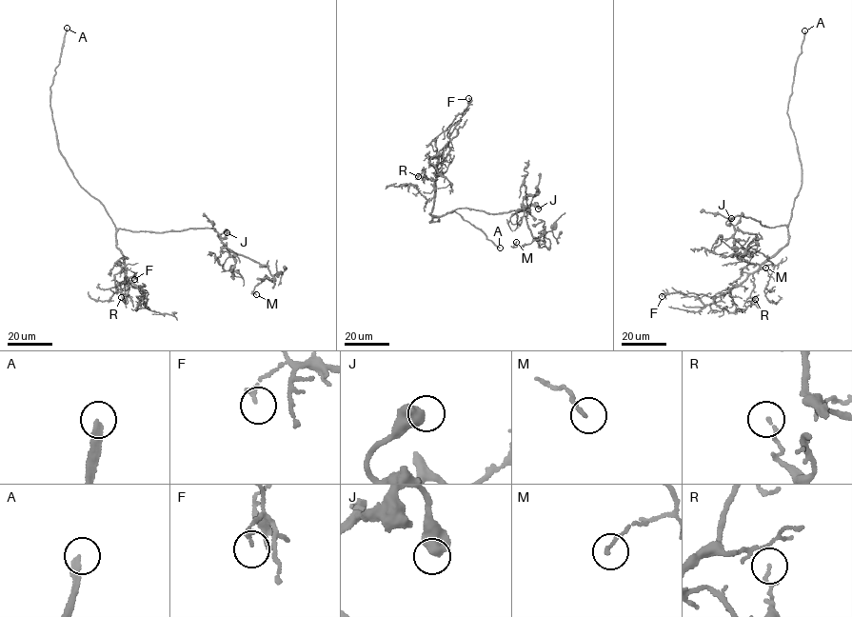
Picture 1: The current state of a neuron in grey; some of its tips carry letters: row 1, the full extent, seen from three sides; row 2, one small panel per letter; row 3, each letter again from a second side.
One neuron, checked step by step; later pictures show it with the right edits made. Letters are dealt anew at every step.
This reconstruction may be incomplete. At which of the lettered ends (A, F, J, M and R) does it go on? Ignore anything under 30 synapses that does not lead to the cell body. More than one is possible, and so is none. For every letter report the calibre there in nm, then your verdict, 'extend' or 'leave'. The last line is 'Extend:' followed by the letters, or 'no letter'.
A: 240 nm | extend
F: 190 nm | leave
J: 650 nm | leave
M: 130 nm | leave
R: 120 nm | leave
Extend: A

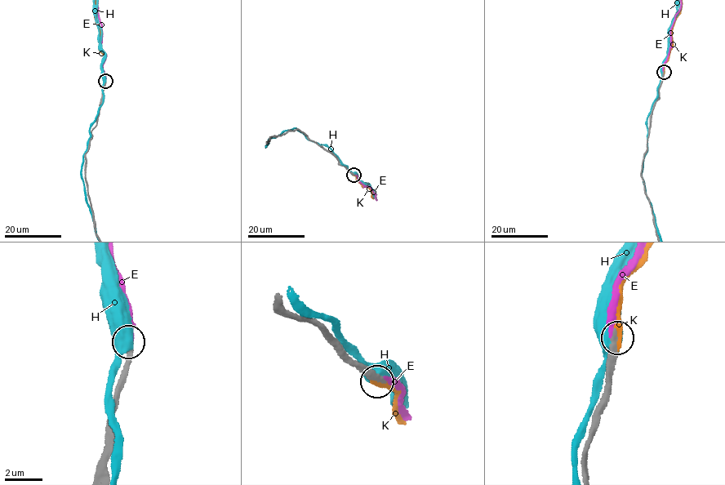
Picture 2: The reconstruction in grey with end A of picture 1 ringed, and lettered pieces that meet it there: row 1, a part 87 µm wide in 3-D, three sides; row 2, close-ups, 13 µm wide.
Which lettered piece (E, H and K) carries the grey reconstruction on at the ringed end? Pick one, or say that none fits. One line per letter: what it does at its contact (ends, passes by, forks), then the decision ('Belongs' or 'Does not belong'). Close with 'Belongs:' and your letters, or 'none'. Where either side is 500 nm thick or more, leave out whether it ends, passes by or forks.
E: It ends there. Does not belong
H: Does not belong
K: It ends there. Belongs
Belongs: K

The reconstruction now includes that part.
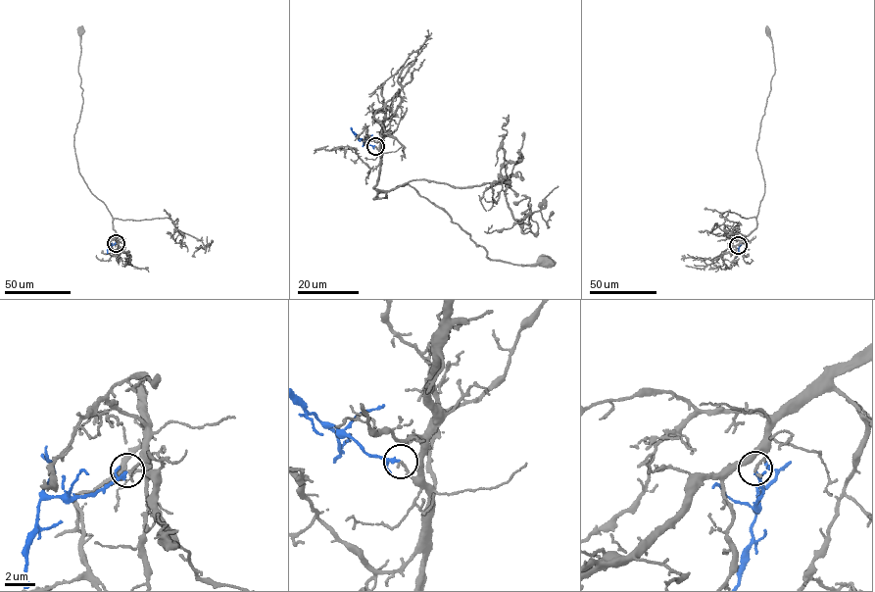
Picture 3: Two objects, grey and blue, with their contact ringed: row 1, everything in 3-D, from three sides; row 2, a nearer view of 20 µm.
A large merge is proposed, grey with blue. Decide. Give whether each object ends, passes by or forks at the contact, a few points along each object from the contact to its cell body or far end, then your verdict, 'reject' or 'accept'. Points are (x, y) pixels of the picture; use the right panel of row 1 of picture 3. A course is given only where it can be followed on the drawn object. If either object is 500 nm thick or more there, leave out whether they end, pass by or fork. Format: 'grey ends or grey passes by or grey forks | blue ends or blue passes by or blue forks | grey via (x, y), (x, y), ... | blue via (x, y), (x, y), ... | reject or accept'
grey ends | blue passes by | grey via (739, 245), (756, 226), (764, 192), (755, 147), (775, 72), (772, 40), (767, 33) | blue via (739, 245), (735, 258) | accept

